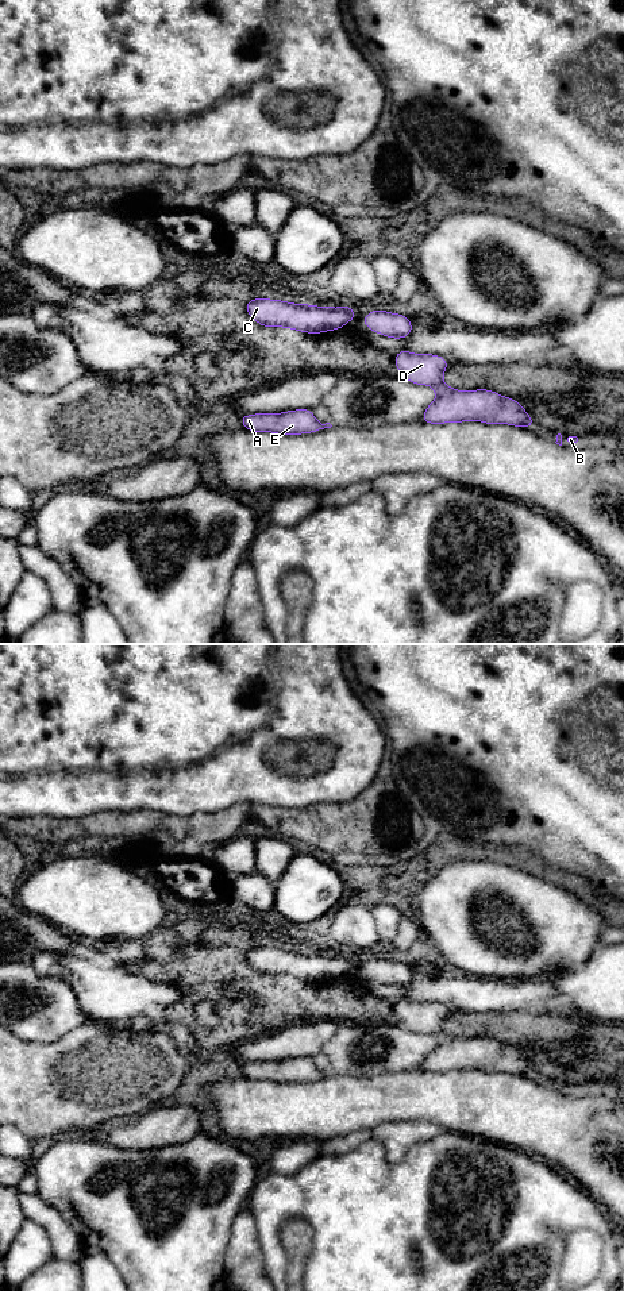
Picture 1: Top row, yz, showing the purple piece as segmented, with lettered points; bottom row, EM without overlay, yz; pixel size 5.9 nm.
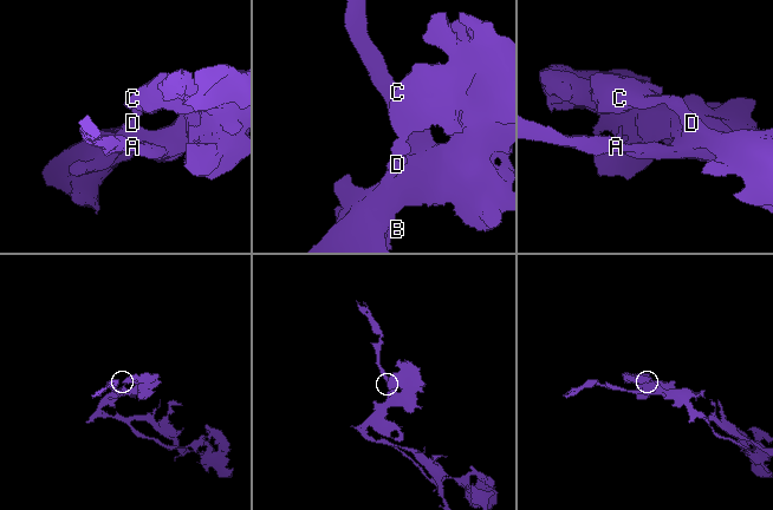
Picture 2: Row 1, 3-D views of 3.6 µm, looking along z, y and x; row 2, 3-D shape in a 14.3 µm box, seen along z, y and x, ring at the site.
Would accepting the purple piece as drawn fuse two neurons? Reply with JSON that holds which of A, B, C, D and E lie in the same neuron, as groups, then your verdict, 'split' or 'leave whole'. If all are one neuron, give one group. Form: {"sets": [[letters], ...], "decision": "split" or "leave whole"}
{"sets": [["A", "B", "C", "D", "E"]], "decision": "leave whole"}

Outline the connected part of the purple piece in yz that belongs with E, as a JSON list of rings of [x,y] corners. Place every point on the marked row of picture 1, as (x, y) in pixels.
[[[294,409],[282,413],[254,413],[239,416],[243,428],[253,432],[273,432],[276,435],[303,435],[331,428],[330,423],[321,424],[312,409]]]

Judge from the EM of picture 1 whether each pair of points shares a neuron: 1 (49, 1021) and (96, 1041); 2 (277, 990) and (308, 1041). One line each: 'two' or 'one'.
1: two
2: two

